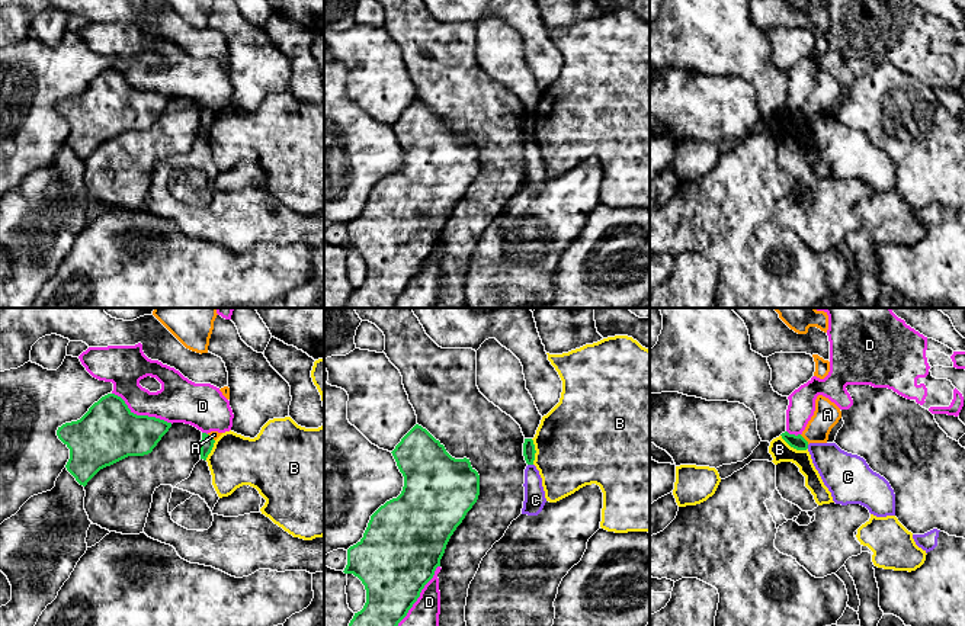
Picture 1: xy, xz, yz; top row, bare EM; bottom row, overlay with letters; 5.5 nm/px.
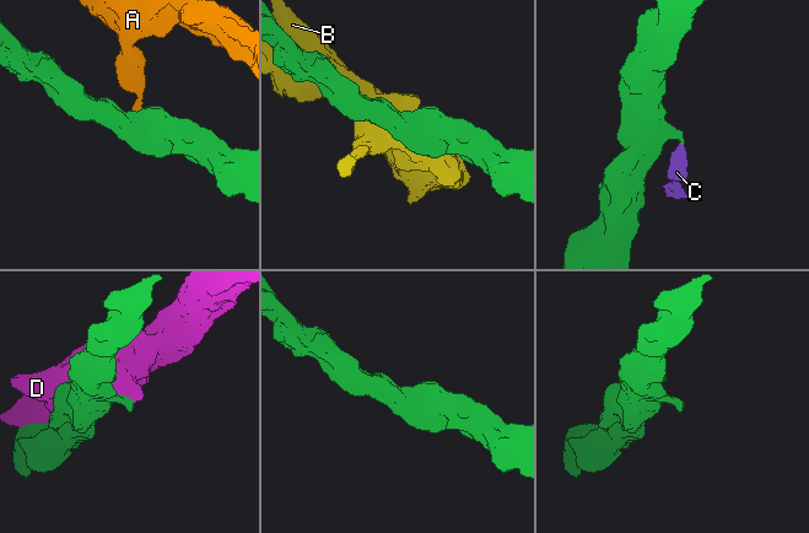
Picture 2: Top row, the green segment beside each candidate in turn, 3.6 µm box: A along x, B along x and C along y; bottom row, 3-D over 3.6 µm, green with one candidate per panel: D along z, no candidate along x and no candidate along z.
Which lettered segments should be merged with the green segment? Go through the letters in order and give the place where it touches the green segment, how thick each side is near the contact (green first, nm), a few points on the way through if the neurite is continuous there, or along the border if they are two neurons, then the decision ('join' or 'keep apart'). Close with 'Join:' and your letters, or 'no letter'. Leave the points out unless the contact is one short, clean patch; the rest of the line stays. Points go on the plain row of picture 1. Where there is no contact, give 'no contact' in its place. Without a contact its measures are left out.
A: contact yz (804, 114); calibres 80 and 140 nm; keep apart
B: contact yz (794, 122); calibres 80 and 110 nm; keep apart
C: contact xz (531, 138); calibres 70 and 120 nm; border xz (528, 138), (532, 140); keep apart
D: contact xz (417, 272); calibres 440 and 220 nm; keep apart
Join: no letter

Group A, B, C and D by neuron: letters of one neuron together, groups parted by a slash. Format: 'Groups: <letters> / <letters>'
Groups: A / B / C / D

